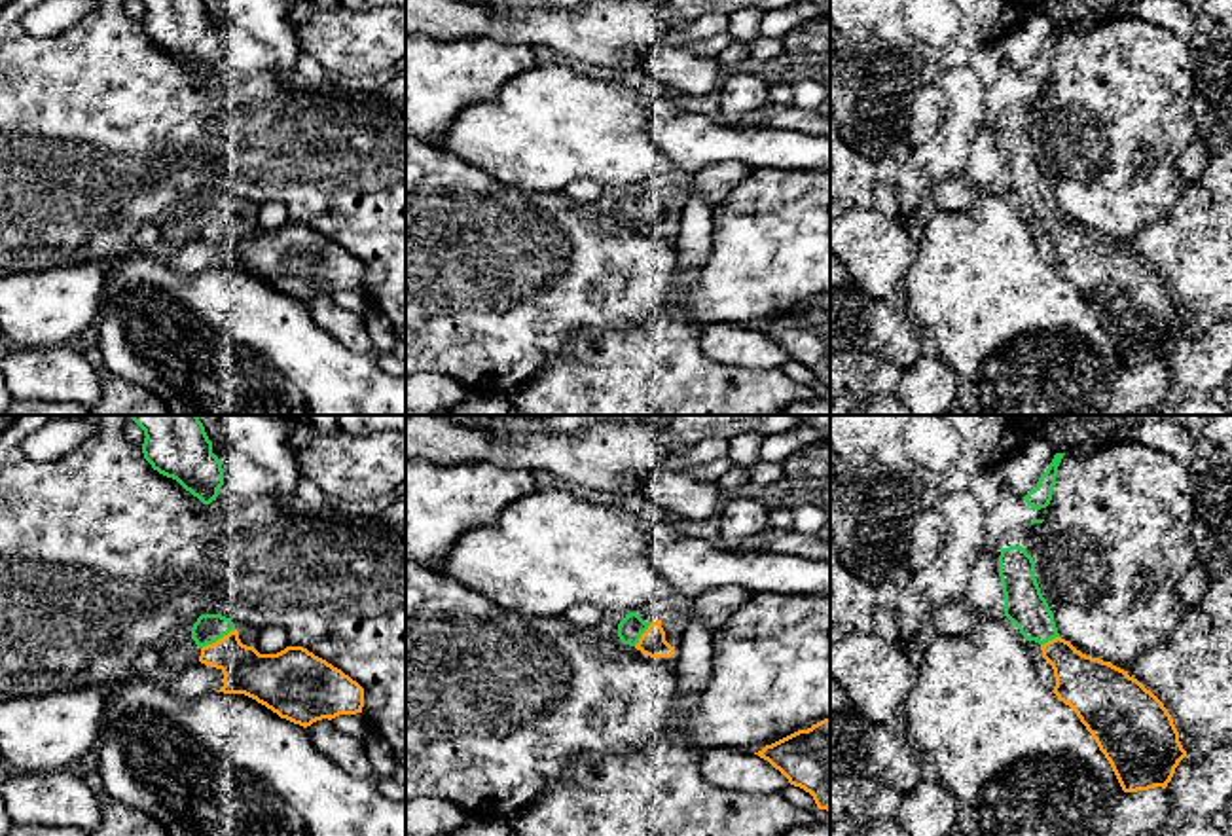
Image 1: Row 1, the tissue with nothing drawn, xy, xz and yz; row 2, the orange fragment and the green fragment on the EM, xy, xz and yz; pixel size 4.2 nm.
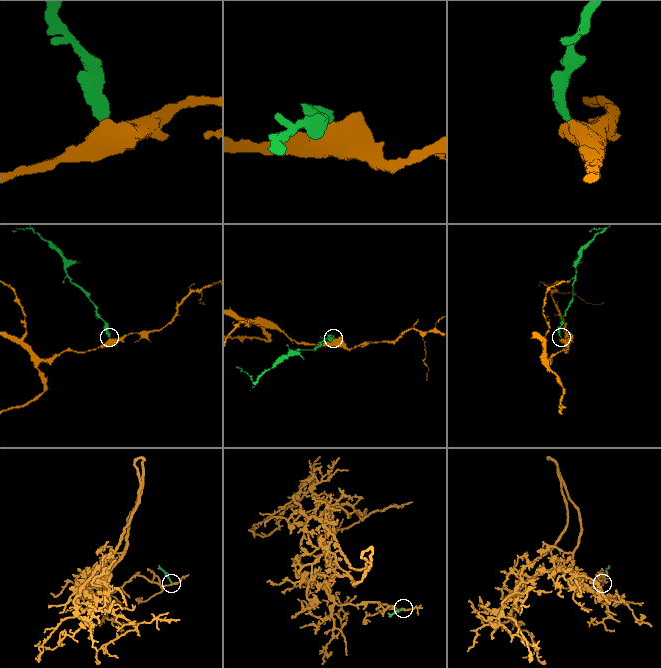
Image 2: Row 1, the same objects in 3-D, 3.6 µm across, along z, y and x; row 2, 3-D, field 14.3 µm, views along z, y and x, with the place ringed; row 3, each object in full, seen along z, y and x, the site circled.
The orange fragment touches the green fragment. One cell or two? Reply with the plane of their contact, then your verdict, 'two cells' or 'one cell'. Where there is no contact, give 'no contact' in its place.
meets orange in xy; one cell

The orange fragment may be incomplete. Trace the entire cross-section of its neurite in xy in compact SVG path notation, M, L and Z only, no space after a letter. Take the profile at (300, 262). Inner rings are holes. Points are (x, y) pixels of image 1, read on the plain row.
M201 190L191 214L201 224L199 237L224 248L218 267L245 269L303 303L362 288L364 264L303 222L260 229L241 218L235 199L222 190Z

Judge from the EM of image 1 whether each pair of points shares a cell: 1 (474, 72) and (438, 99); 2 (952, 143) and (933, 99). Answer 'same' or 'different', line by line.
1: same
2: different

